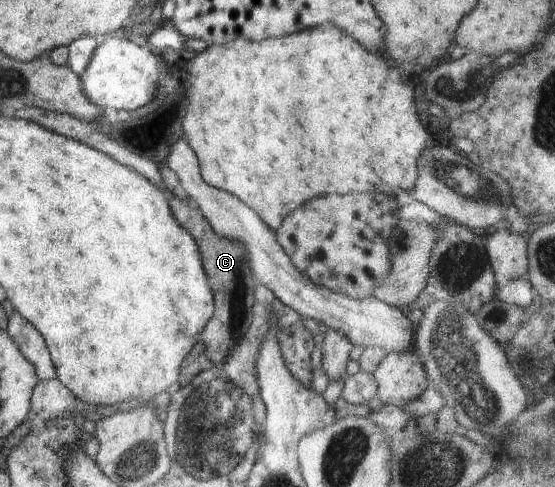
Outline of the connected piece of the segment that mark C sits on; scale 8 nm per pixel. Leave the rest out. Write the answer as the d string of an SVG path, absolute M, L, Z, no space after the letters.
M172 195L167 198L169 198L169 208L173 212L173 218L177 218L177 222L181 222L181 226L185 230L189 230L189 234L197 242L197 248L199 248L199 254L203 260L201 264L205 266L205 274L207 274L209 286L213 290L214 313L203 330L203 342L205 342L209 361L213 364L221 364L230 356L233 348L237 348L237 344L241 342L244 334L247 334L247 330L253 322L254 290L260 282L253 276L249 256L246 256L247 250L239 242L227 240L227 238L215 234L215 230L207 222L207 218L190 199L180 199L178 196Z

